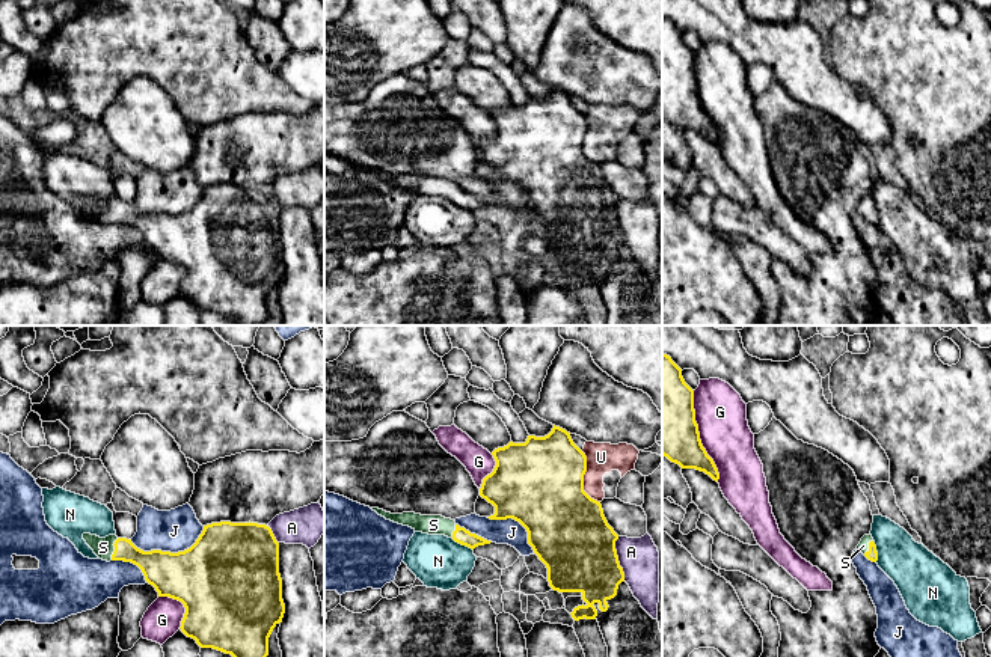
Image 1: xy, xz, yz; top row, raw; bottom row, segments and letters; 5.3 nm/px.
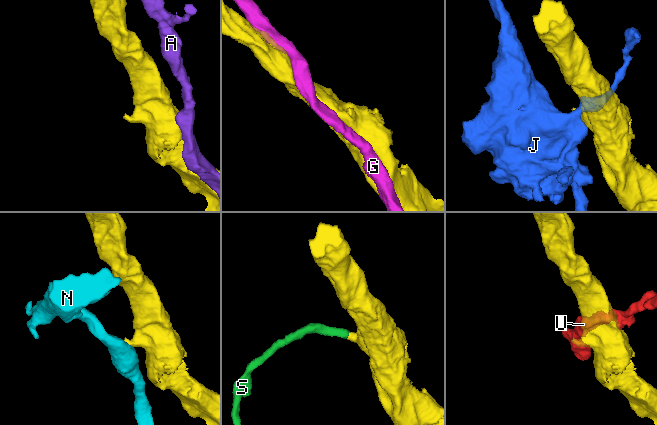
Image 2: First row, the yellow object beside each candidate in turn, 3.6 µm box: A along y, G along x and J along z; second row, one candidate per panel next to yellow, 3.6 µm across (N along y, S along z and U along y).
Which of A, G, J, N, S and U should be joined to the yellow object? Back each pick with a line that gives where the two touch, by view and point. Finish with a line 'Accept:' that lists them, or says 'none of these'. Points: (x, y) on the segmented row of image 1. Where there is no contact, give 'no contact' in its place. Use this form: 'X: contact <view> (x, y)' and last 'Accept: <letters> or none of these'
S: contact xy (115, 549)
Accept: S

